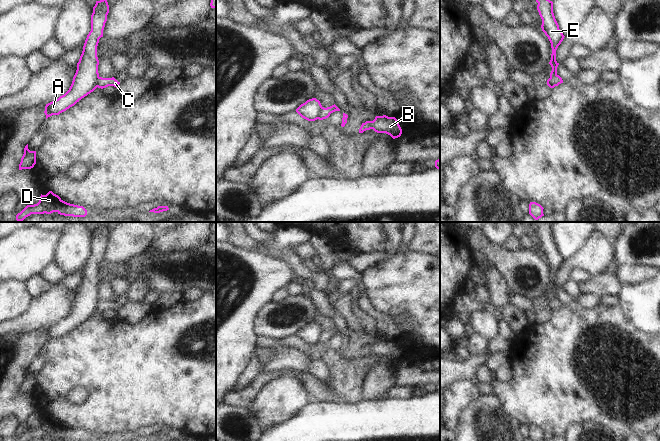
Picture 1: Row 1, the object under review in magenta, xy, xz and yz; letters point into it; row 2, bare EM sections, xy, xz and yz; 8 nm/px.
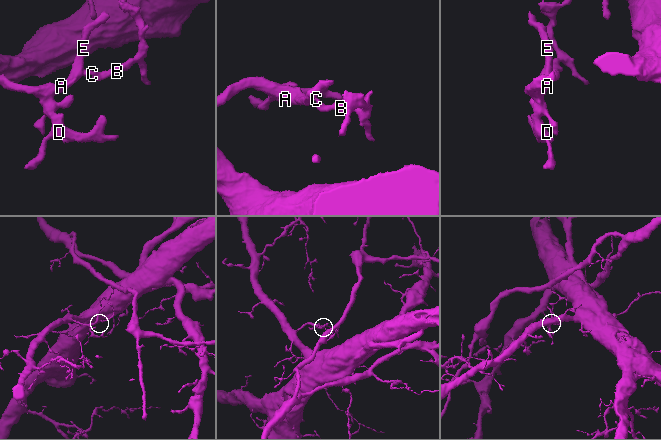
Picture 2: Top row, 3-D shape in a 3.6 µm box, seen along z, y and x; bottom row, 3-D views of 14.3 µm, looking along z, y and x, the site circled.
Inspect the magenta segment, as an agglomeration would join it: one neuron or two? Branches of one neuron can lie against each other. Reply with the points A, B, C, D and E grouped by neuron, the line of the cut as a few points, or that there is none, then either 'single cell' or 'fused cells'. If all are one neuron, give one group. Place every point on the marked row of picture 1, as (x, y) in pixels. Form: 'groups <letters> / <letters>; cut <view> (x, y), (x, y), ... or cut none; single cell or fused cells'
groups A D E / B C; cut xz (322, 107), (317, 118); fused cells

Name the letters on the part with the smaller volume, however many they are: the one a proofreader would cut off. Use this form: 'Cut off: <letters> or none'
Cut off: B, C

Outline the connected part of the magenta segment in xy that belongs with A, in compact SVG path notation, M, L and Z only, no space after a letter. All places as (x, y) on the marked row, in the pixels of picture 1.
M107 0L96 1L91 15L91 31L85 40L72 84L64 95L46 104L44 111L46 119L66 111L97 88L99 77L97 46L99 39L103 37L108 13Z

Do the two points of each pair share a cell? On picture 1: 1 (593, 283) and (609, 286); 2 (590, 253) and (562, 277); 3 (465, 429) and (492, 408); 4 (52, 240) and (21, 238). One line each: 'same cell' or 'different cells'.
1: same cell
2: same cell
3: same cell
4: same cell

